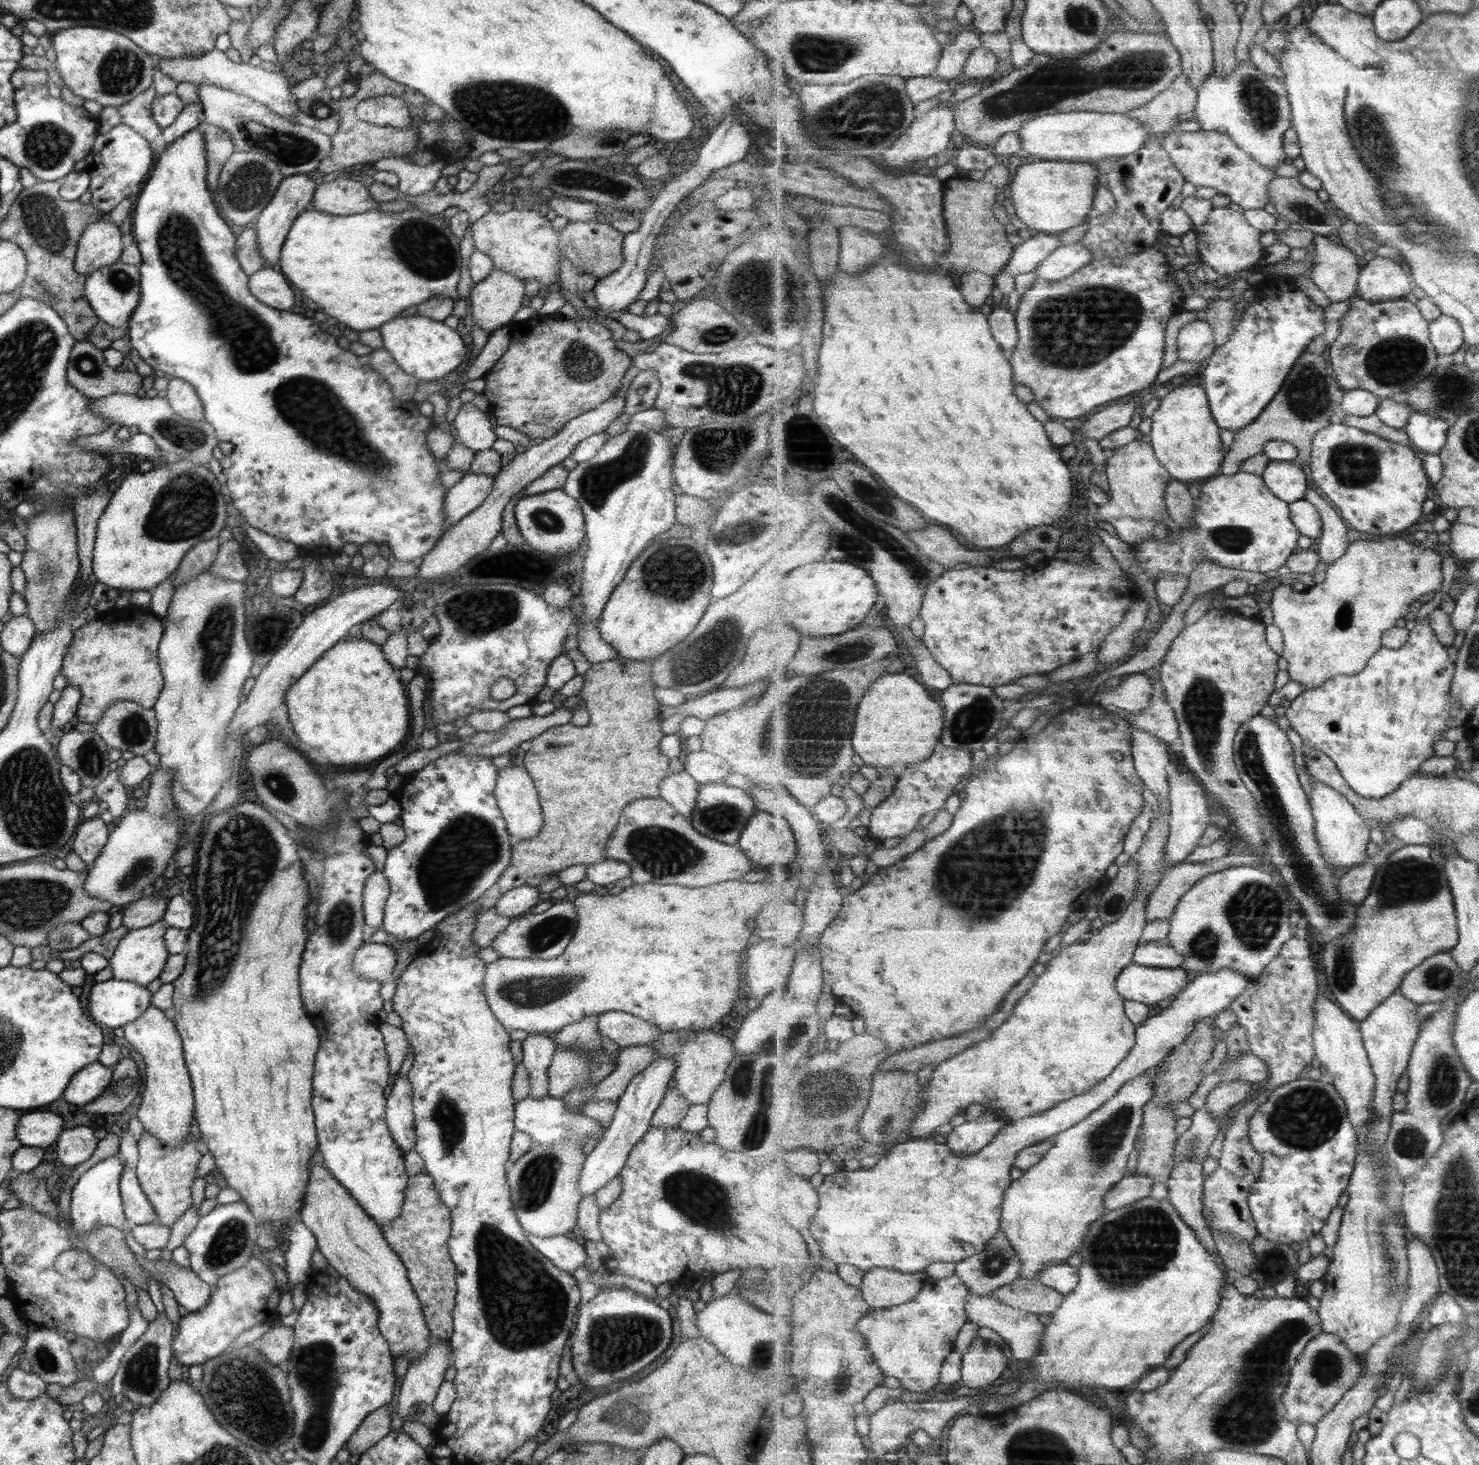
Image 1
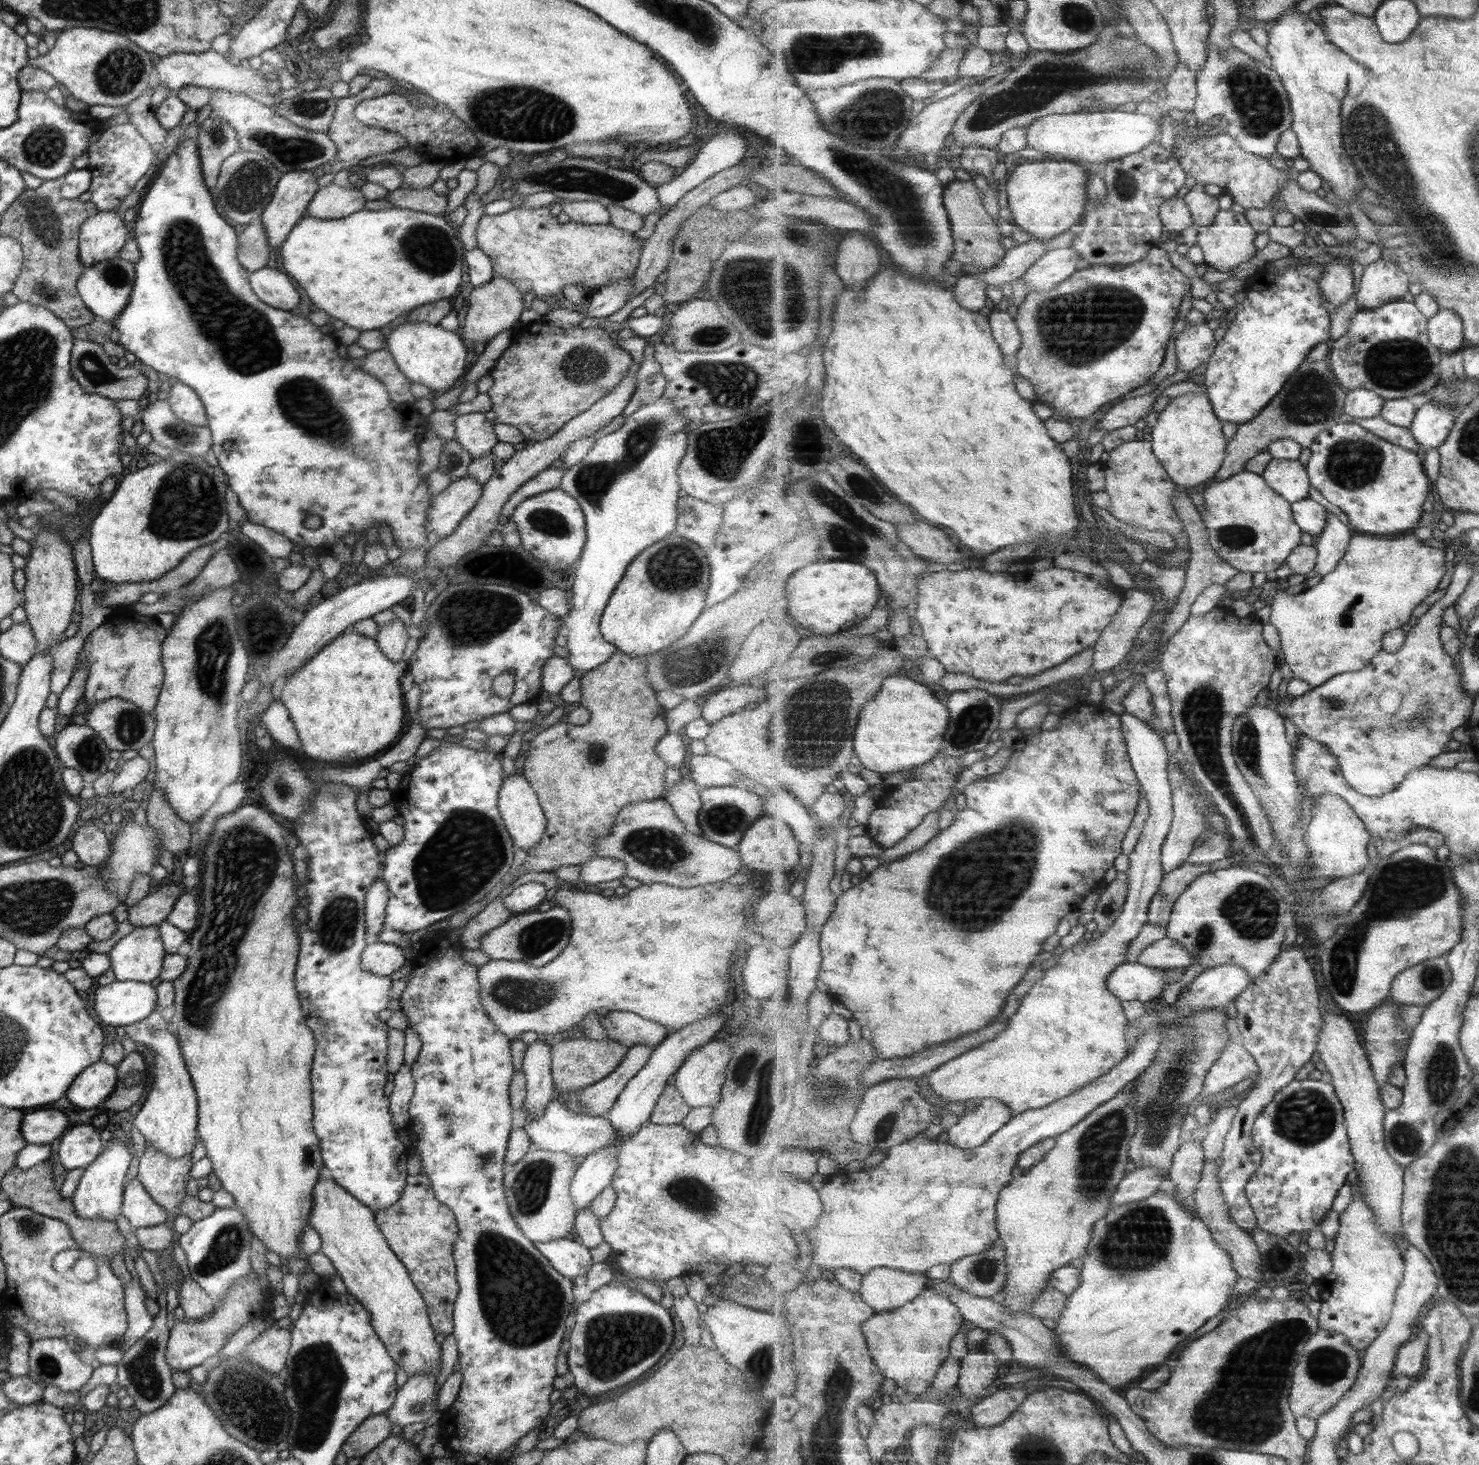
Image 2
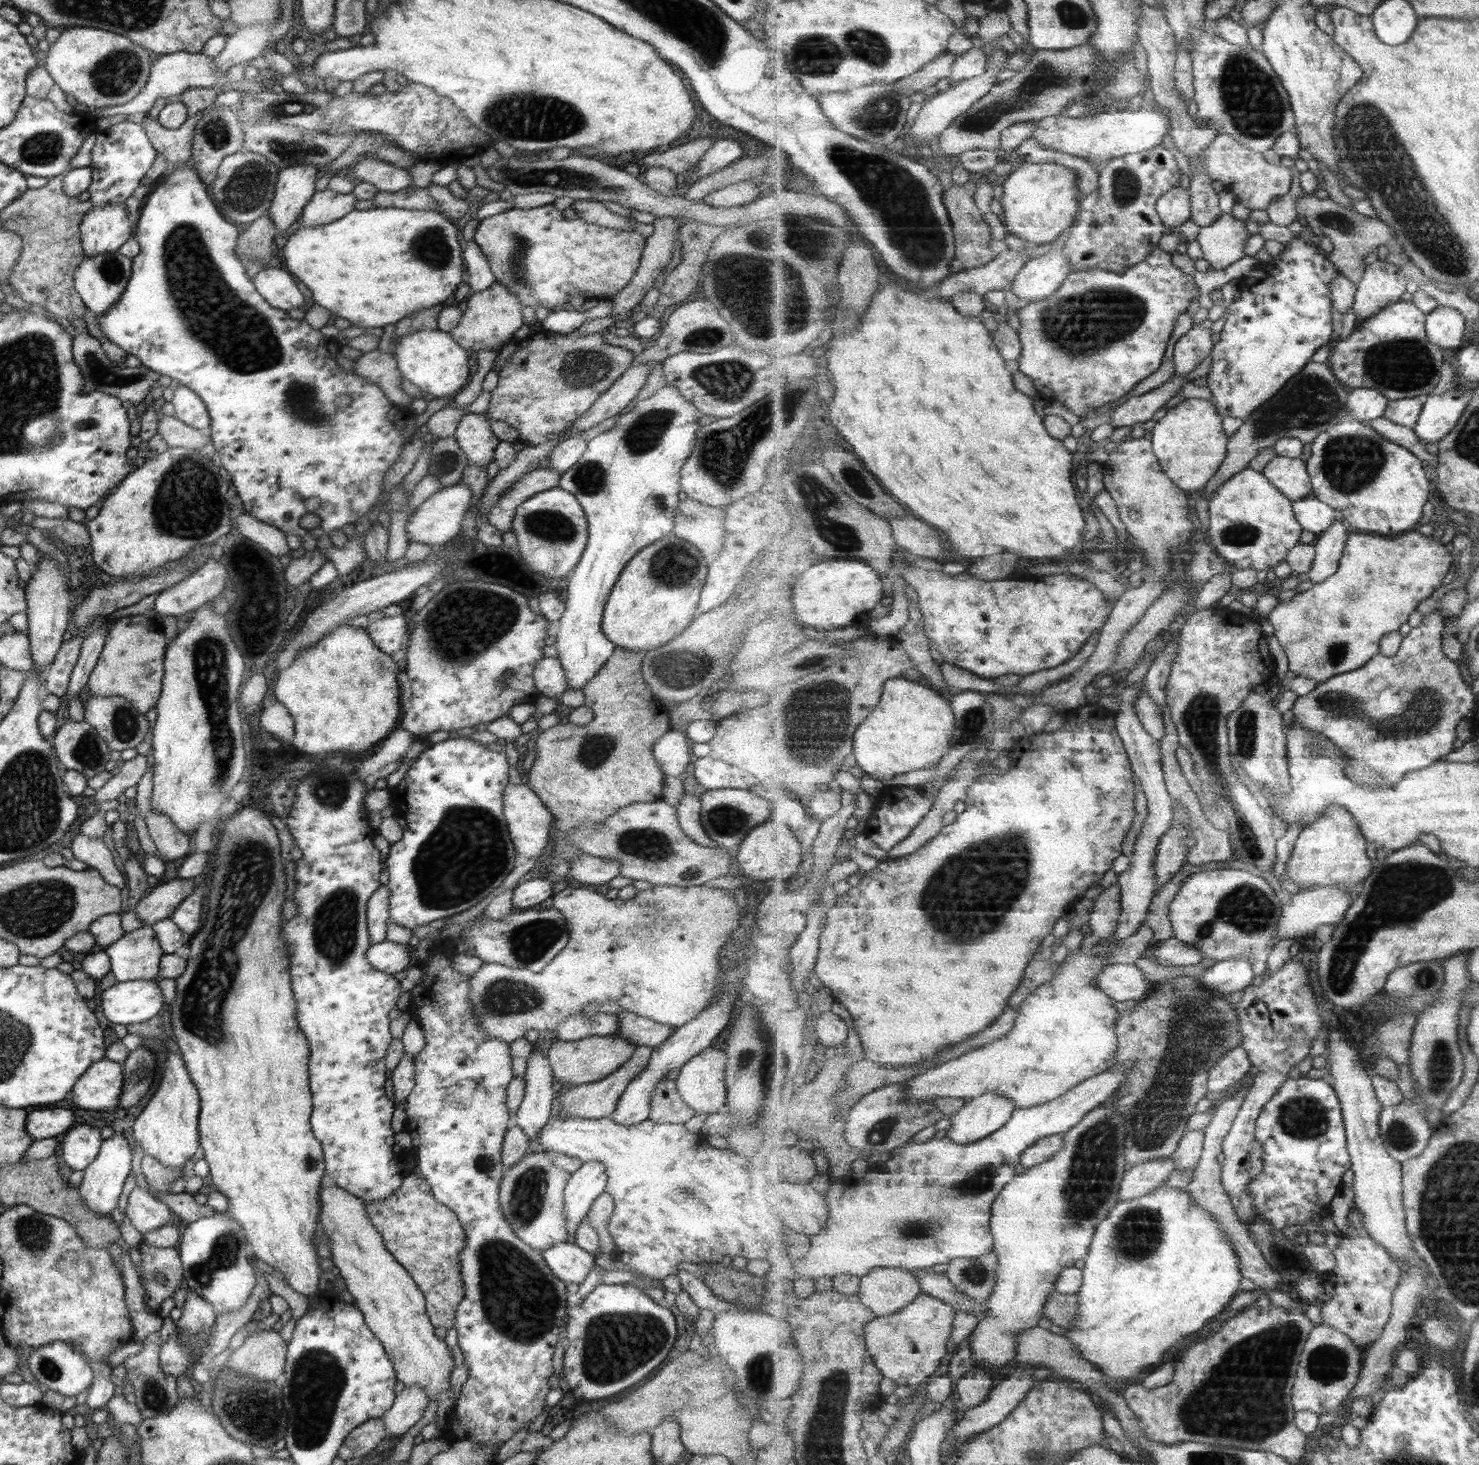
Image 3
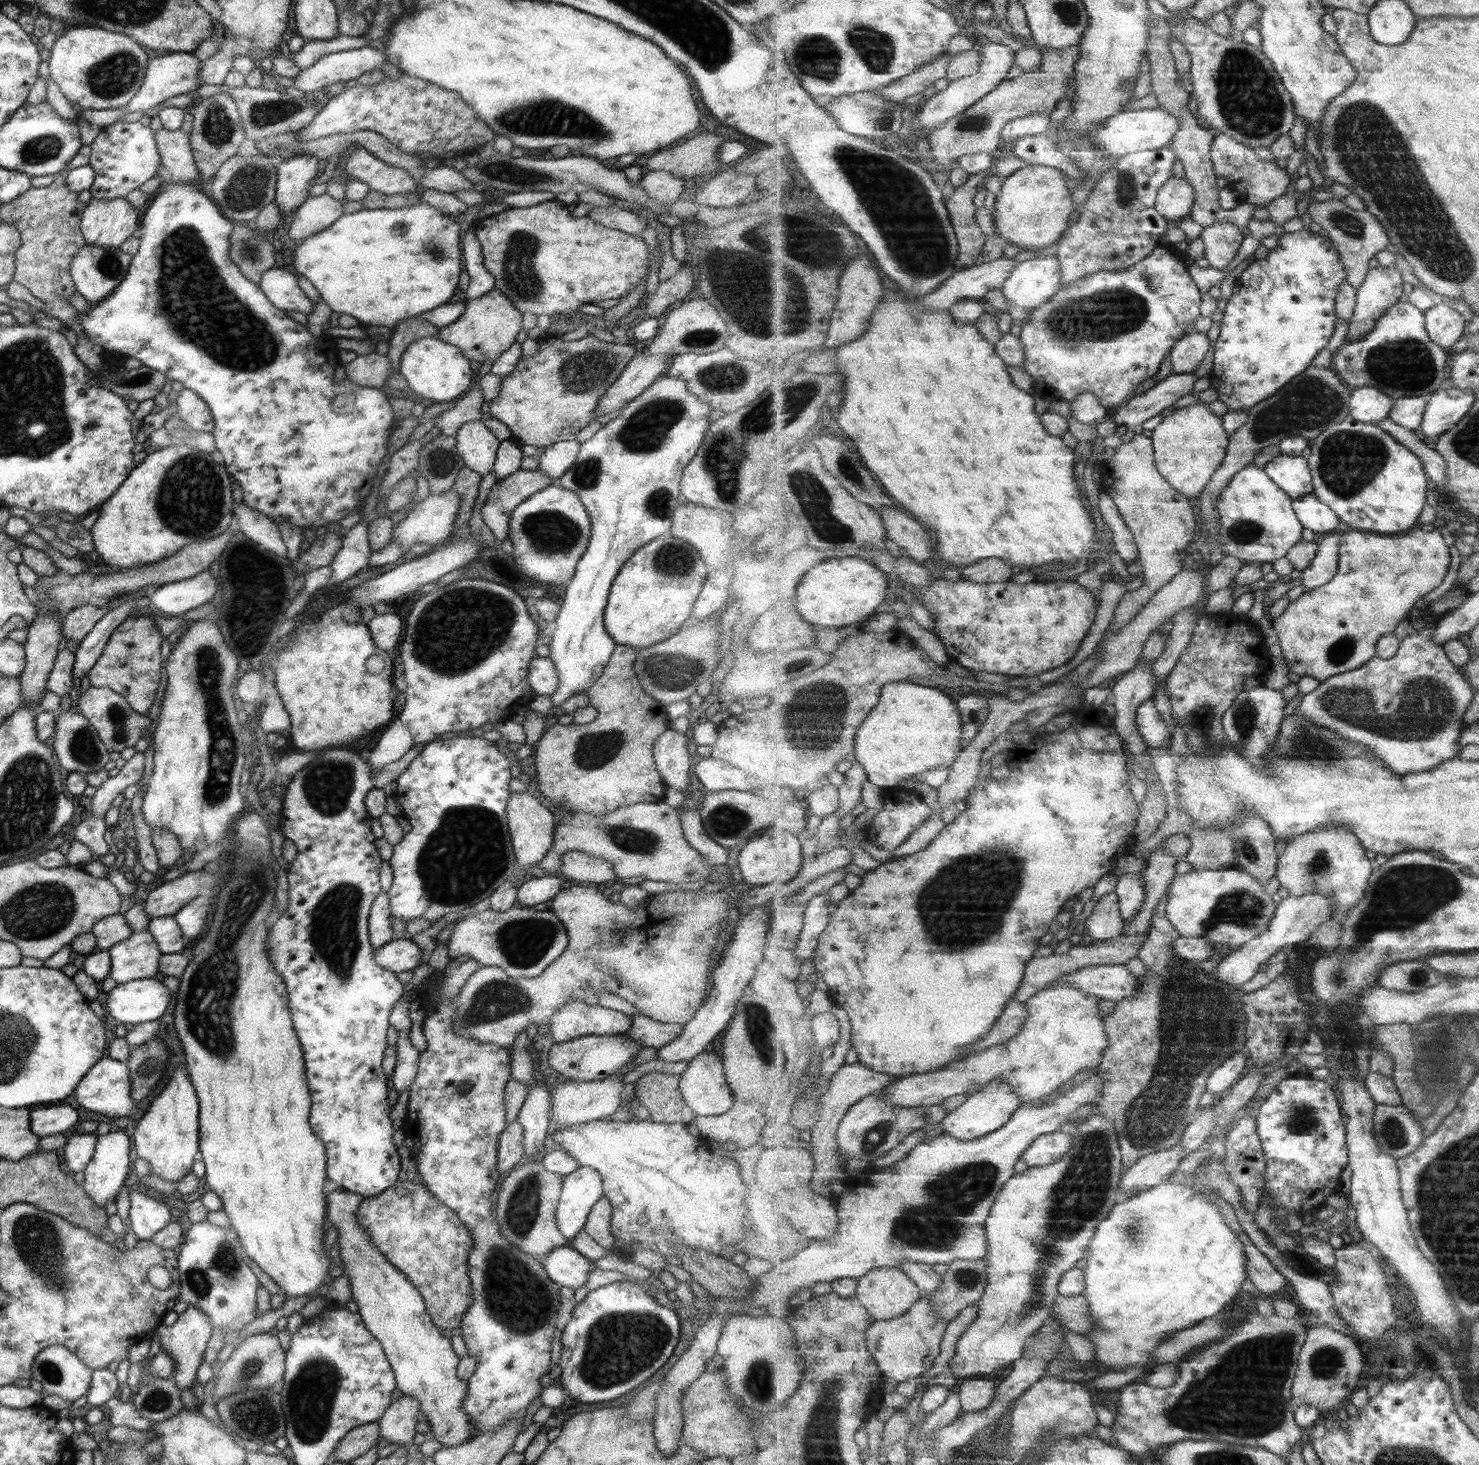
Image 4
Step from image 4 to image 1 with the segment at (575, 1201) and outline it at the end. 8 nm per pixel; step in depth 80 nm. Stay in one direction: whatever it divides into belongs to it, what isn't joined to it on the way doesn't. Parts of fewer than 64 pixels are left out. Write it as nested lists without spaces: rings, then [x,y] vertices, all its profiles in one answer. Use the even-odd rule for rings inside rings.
[[[655,1055],[654,1061],[636,1074],[616,1101],[617,1107],[609,1126],[603,1130],[594,1149],[585,1157],[578,1178],[578,1189],[582,1194],[590,1195],[618,1176],[627,1160],[628,1153],[642,1139],[642,1136],[650,1128],[650,1121],[660,1100],[666,1093],[667,1084],[673,1076],[675,1067],[670,1058]]]

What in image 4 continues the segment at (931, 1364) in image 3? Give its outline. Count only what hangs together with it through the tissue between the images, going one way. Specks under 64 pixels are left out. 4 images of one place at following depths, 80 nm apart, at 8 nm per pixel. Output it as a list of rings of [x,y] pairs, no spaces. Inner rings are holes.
[[[923,1295],[905,1316],[876,1321],[867,1330],[868,1348],[884,1377],[894,1379],[897,1383],[907,1382],[923,1376],[927,1370],[933,1368],[935,1358],[941,1354],[941,1342],[947,1330],[947,1322],[941,1322],[935,1310],[936,1306],[929,1296]]]

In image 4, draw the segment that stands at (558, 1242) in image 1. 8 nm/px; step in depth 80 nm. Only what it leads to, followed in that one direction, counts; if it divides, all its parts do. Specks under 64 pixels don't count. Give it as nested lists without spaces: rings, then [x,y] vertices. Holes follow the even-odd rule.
[[[569,1245],[551,1249],[541,1263],[547,1276],[559,1286],[575,1291],[587,1280],[589,1259]]]

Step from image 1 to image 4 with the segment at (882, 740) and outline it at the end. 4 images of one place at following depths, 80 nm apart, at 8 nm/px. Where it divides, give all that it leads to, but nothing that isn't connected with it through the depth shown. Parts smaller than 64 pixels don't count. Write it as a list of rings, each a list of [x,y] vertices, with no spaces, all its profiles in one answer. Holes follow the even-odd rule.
[[[897,681],[883,687],[882,699],[878,706],[859,727],[855,739],[854,758],[867,771],[868,780],[882,790],[887,787],[897,787],[901,780],[923,774],[927,770],[947,767],[950,772],[955,759],[964,749],[962,740],[962,713],[956,701],[953,701],[953,696],[943,693],[942,689]]]

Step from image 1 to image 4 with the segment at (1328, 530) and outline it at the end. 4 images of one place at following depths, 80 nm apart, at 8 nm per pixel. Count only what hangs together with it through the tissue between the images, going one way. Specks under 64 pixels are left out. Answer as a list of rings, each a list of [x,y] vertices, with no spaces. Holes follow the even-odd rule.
[[[1333,532],[1320,541],[1317,556],[1312,560],[1311,566],[1302,571],[1301,581],[1305,591],[1314,591],[1326,585],[1338,573],[1340,535]]]

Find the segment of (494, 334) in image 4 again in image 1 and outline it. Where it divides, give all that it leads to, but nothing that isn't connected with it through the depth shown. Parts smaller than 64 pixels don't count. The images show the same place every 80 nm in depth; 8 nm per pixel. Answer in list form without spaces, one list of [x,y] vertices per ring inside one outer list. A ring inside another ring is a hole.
[[[493,267],[483,280],[476,282],[470,292],[472,325],[481,326],[490,334],[502,326],[509,326],[523,302],[524,281],[511,273]]]

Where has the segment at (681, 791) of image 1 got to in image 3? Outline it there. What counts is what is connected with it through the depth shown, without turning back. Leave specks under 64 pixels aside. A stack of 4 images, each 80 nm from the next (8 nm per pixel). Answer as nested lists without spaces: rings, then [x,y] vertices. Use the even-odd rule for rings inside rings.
[[[683,791],[674,807],[681,831],[689,840],[693,840],[695,844],[705,846],[705,848],[717,848],[711,838],[705,835],[701,826],[699,820],[700,799],[697,796]]]

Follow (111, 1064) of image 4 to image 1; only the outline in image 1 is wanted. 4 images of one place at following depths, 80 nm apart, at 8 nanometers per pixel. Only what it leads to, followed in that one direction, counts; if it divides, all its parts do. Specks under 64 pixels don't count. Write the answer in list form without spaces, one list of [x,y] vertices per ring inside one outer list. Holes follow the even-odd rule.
[[[97,1061],[92,1062],[71,1076],[61,1098],[77,1107],[90,1103],[109,1084],[111,1073],[111,1068],[105,1068]]]

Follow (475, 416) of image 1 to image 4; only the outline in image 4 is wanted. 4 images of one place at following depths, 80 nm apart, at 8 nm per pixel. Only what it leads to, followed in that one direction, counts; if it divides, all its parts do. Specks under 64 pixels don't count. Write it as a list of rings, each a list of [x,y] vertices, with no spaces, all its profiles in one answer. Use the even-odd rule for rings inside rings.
[[[482,420],[461,424],[454,438],[465,467],[481,476],[492,470],[500,441],[484,426]]]

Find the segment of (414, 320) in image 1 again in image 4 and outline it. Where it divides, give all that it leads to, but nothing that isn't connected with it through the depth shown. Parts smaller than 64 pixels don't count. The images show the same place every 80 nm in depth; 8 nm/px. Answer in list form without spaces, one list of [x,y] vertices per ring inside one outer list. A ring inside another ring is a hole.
[[[425,336],[411,341],[399,357],[399,374],[407,382],[407,388],[413,396],[437,402],[457,399],[470,389],[474,375],[468,360],[455,345],[443,342],[439,337]]]

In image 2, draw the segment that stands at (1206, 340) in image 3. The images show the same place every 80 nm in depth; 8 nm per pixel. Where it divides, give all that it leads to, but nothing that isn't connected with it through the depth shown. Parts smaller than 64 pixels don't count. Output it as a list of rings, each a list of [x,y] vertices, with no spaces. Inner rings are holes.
[[[1205,321],[1189,324],[1175,340],[1179,369],[1193,376],[1195,368],[1207,363],[1216,352],[1219,337],[1220,332],[1211,330]]]

